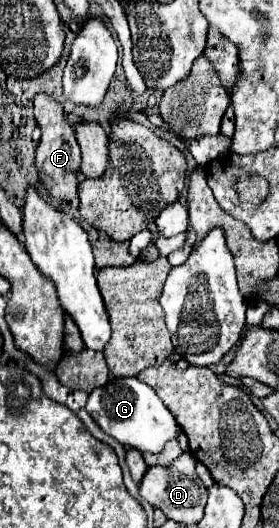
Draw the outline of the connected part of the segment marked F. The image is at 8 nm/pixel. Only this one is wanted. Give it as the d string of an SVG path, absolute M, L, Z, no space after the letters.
M48 95L34 97L34 115L42 129L42 137L36 149L36 169L40 181L58 203L70 203L78 197L78 173L80 173L80 147L74 137L74 129L64 121L64 111L58 101Z

